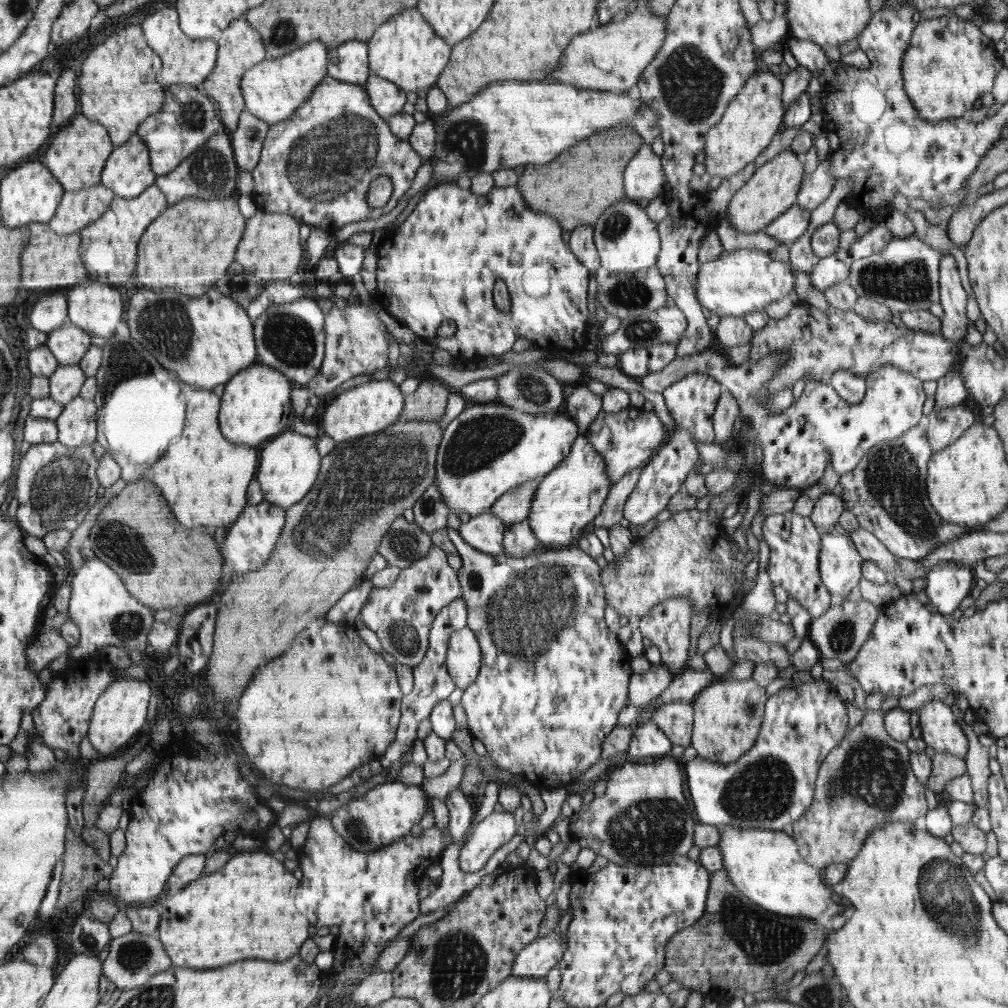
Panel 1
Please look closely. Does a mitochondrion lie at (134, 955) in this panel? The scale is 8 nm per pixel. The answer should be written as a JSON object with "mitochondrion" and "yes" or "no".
{"mitochondrion":"yes"}

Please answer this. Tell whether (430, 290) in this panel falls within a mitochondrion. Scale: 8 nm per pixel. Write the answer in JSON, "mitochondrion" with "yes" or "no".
{"mitochondrion":"yes"}

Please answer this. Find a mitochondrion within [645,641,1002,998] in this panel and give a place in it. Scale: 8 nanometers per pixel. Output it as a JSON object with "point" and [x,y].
{"point":[950,908]}

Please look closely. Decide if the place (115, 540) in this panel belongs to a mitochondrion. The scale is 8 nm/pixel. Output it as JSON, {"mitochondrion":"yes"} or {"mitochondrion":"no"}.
{"mitochondrion":"yes"}

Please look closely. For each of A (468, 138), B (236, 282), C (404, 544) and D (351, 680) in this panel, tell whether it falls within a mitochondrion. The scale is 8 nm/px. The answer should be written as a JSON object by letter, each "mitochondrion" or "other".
{"A":"mitochondrion","B":"mitochondrion","C":"mitochondrion","D":"other"}

